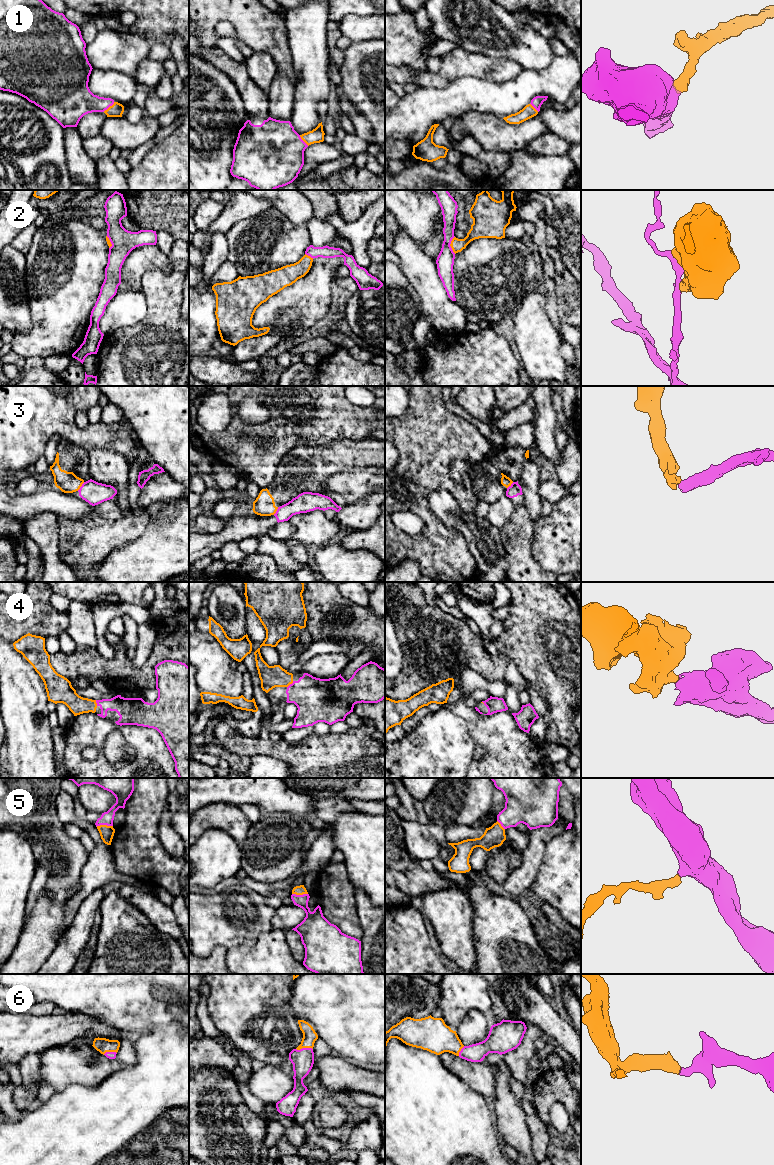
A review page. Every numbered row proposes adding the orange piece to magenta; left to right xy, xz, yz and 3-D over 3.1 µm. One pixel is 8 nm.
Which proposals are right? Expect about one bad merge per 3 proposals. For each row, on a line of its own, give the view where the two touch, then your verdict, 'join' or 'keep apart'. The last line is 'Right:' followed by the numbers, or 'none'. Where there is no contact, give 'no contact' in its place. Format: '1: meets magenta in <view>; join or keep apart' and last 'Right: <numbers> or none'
1: meets magenta in xy; join
2: meets magenta in yz; keep apart
3: meets magenta in xy; keep apart
4: meets magenta in xz; join
5: meets magenta in xy; join
6: meets magenta in xz; join
Right: 1, 4, 5, 6

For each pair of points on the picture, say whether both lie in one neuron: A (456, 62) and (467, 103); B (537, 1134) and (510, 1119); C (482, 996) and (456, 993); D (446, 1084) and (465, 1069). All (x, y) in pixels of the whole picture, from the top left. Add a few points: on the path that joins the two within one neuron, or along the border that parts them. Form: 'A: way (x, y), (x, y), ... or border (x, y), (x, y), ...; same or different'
A: border (483, 79), (462, 76), (450, 82); different
B: border (526, 1115), (526, 1124), (533, 1152); different
C: way (476, 996), (472, 993), (462, 993); same
D: border (440, 1059), (446, 1067), (475, 1090); different

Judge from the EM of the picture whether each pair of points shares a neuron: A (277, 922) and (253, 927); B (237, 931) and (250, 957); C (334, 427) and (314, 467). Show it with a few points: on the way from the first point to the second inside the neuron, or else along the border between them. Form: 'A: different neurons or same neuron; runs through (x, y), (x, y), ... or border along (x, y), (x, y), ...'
A: different neurons; border along (275, 909), (271, 919), (272, 928)
B: different neurons; border along (264, 932), (252, 945), (235, 945), (228, 949)
C: different neurons; border along (349, 438), (330, 441), (321, 446)

